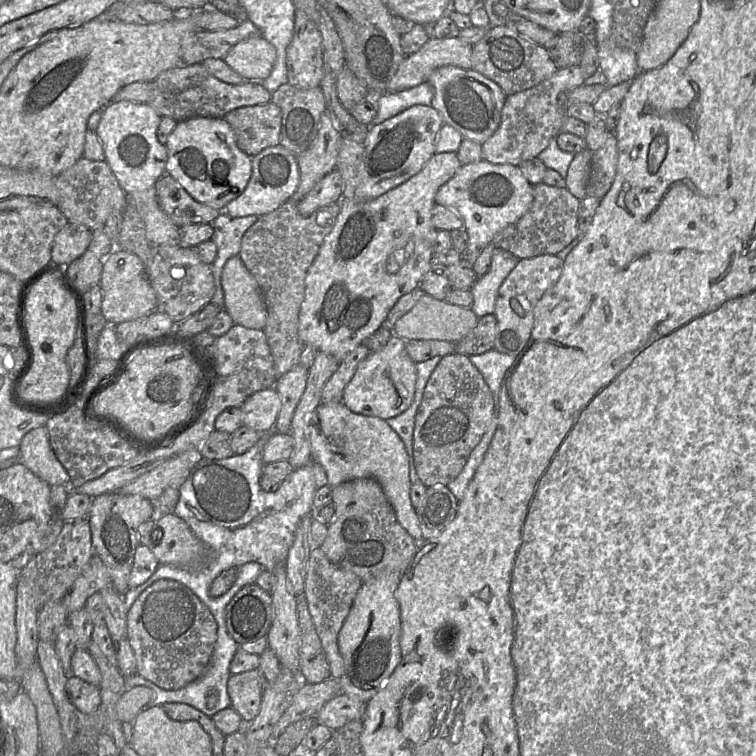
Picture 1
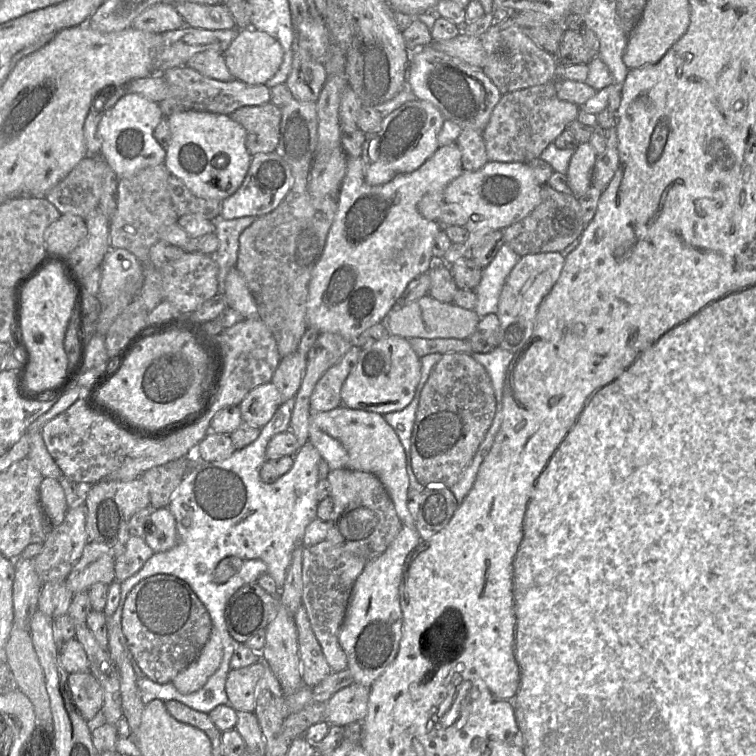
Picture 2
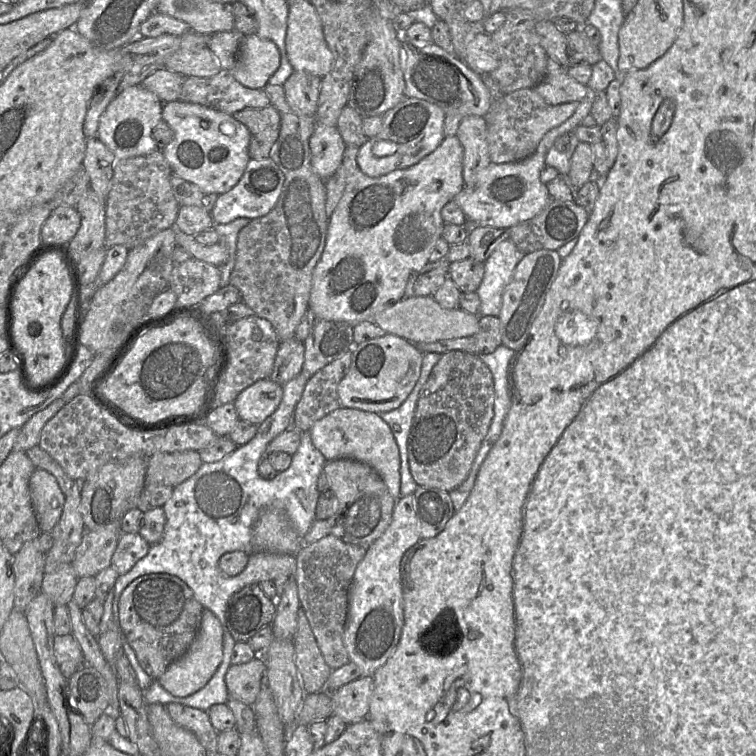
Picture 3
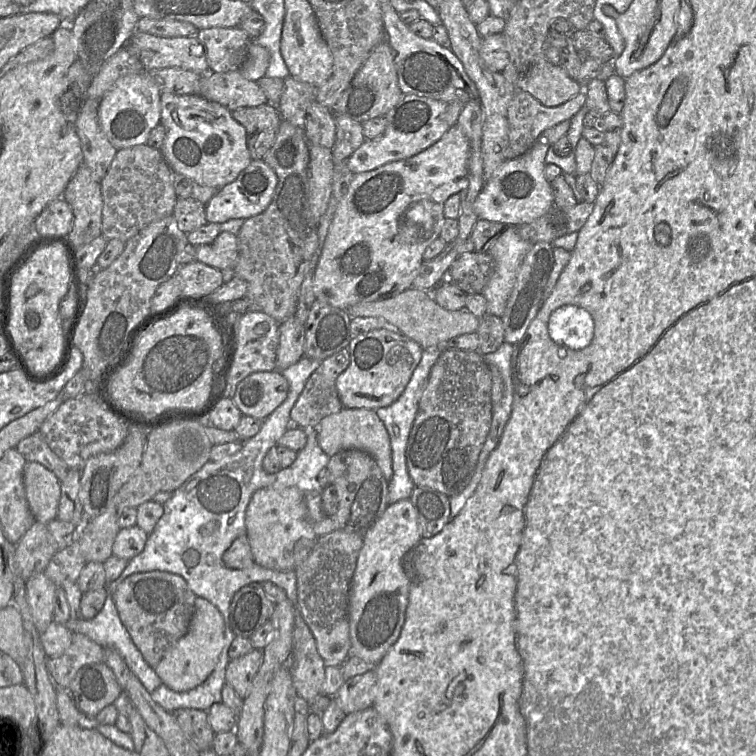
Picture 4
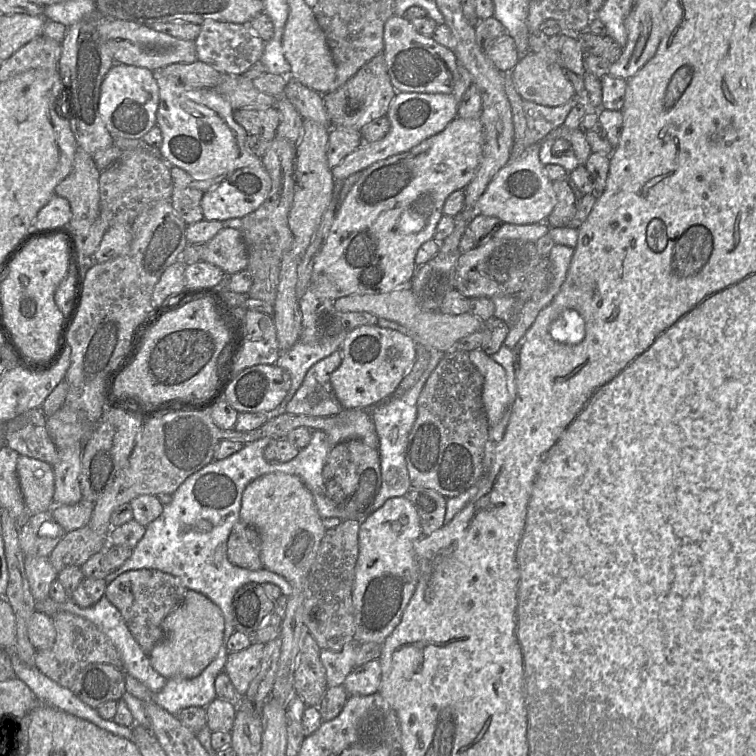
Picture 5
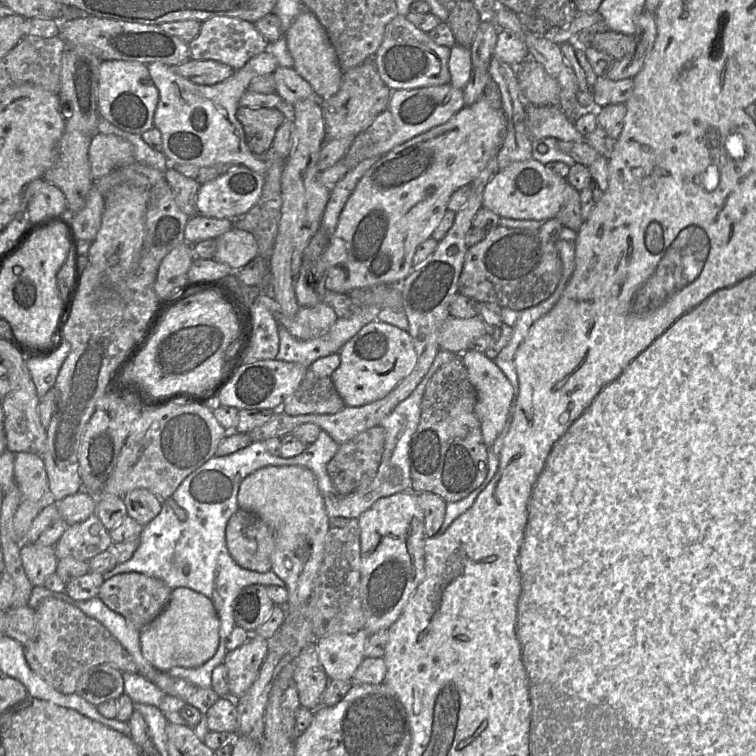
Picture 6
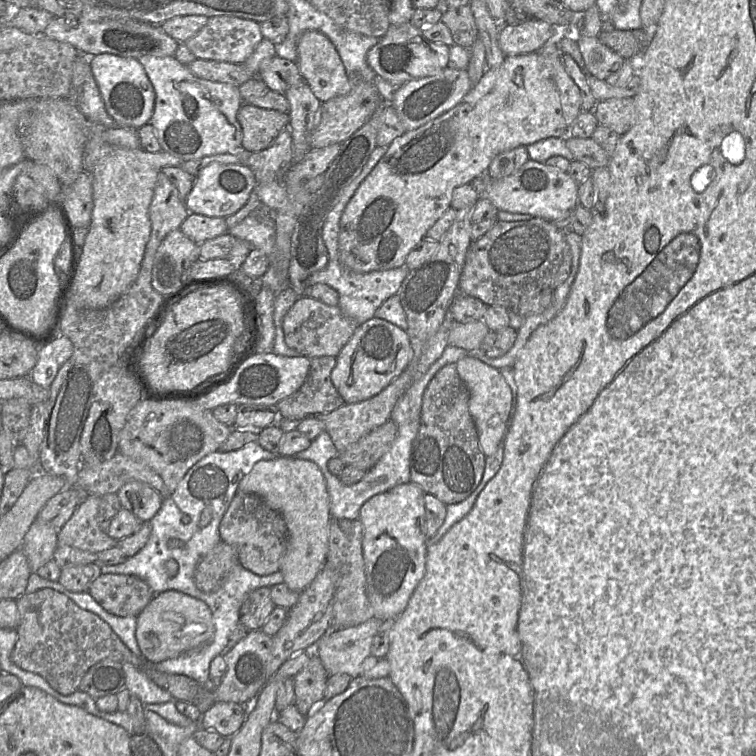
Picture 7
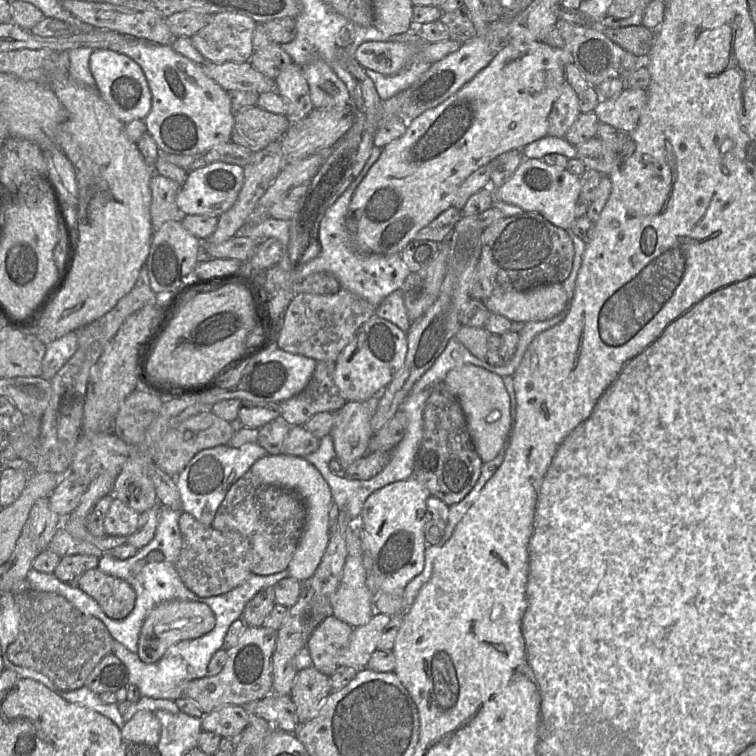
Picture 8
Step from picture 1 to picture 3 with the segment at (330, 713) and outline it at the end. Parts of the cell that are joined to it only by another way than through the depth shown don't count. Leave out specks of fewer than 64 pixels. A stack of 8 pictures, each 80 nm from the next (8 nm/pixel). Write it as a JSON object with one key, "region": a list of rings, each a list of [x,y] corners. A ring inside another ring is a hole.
{"region":[[[361,676],[333,691],[333,714],[346,724],[352,724],[368,717],[370,697],[373,691],[373,677]]]}

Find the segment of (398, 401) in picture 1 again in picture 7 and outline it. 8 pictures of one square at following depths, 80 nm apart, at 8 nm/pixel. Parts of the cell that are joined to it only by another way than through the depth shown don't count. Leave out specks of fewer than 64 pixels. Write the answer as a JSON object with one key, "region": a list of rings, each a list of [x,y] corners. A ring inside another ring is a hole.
{"region":[[[376,316],[359,325],[337,356],[331,380],[346,404],[358,403],[380,393],[401,375],[413,357],[408,333]]]}

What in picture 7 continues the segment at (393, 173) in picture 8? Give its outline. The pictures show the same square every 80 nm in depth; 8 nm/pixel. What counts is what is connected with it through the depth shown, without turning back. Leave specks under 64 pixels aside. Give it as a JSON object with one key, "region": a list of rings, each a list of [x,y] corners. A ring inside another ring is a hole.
{"region":[[[532,52],[506,56],[500,67],[495,69],[487,68],[480,81],[469,90],[455,107],[417,129],[404,132],[387,147],[386,153],[359,185],[341,216],[339,233],[339,256],[341,263],[346,268],[359,273],[388,270],[404,265],[409,252],[425,238],[426,232],[450,207],[452,194],[456,187],[471,182],[481,173],[487,171],[489,164],[498,154],[518,146],[527,146],[549,137],[568,137],[568,130],[569,127],[566,125],[562,114],[559,92],[551,77],[551,72],[540,54]]]}

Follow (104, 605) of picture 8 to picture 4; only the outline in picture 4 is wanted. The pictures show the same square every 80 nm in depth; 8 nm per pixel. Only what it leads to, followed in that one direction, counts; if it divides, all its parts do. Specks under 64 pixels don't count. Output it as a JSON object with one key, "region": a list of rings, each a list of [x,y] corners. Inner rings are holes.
{"region":[[[154,570],[128,576],[118,585],[112,598],[133,643],[154,669],[187,633],[196,595],[180,575]]]}

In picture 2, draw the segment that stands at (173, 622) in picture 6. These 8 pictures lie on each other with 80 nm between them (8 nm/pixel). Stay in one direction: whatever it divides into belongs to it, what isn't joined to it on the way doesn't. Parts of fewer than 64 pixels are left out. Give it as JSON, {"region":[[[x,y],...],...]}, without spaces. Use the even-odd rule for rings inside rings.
{"region":[[[213,627],[196,660],[177,674],[171,683],[182,694],[198,691],[219,668],[222,657],[221,637],[218,630]]]}

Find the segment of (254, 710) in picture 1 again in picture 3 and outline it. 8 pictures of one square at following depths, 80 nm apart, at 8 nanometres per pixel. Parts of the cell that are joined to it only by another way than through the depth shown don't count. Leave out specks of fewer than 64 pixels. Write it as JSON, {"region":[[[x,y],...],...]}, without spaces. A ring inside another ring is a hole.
{"region":[[[261,655],[244,664],[230,665],[225,675],[229,698],[253,707],[265,683],[265,674],[266,665]]]}

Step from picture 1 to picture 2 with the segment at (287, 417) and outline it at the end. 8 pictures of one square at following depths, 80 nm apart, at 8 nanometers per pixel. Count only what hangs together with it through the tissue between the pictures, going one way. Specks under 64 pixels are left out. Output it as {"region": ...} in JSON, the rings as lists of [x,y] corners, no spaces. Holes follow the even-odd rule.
{"region":[[[298,351],[281,358],[272,377],[272,382],[281,394],[282,403],[296,396],[306,367],[307,359]]]}

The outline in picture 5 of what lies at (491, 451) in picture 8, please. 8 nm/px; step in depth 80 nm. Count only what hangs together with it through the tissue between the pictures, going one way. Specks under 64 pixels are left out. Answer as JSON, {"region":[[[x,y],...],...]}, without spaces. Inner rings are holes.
{"region":[[[481,349],[470,351],[469,358],[483,376],[482,401],[491,428],[501,420],[508,404],[506,372]]]}

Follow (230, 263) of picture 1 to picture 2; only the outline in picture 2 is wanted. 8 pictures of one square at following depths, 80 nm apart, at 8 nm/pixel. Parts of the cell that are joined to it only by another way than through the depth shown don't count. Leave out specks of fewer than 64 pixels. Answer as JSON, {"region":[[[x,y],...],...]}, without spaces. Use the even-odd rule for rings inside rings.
{"region":[[[235,266],[231,268],[226,277],[224,294],[228,307],[239,312],[245,319],[259,318],[256,301],[244,277]]]}

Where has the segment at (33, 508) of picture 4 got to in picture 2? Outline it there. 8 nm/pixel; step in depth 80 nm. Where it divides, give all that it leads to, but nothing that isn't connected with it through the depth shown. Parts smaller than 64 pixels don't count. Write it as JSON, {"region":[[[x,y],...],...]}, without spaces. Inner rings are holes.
{"region":[[[44,477],[39,487],[39,498],[50,526],[58,526],[64,520],[68,510],[65,494],[59,481]]]}

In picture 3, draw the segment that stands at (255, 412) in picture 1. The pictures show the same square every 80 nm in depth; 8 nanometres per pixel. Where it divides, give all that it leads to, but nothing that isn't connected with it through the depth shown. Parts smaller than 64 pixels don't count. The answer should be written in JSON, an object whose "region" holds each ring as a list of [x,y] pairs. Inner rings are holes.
{"region":[[[266,378],[243,390],[233,403],[240,420],[260,425],[276,411],[282,398],[283,386]]]}

